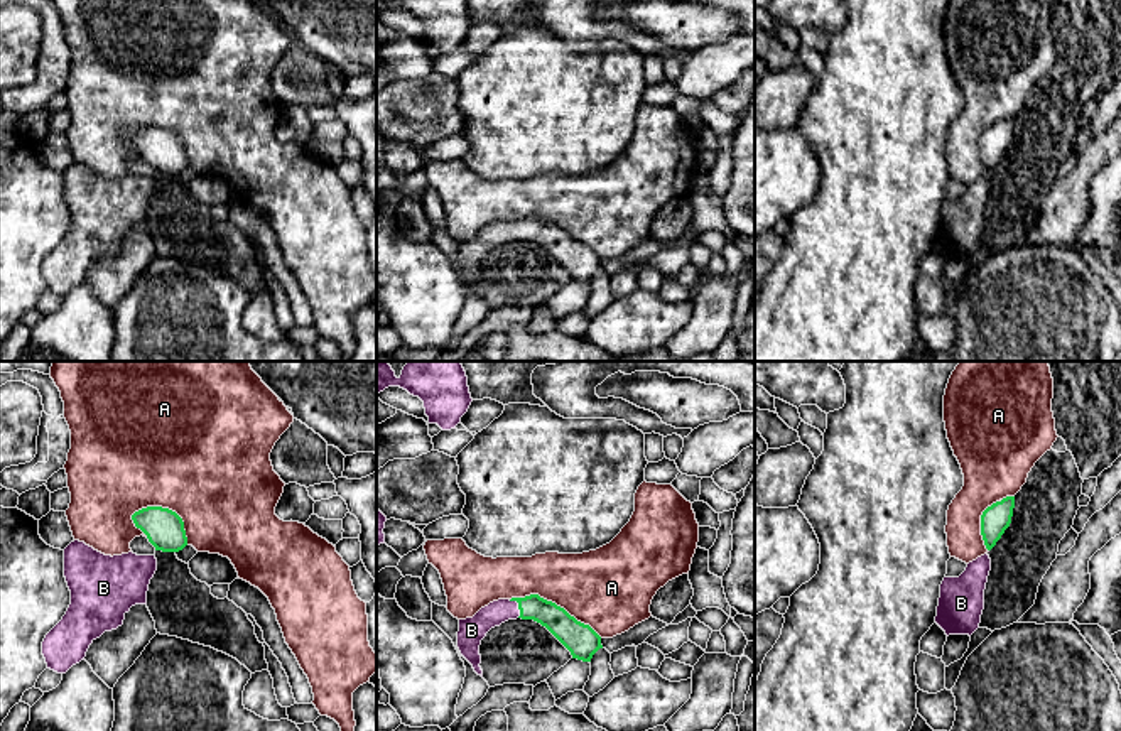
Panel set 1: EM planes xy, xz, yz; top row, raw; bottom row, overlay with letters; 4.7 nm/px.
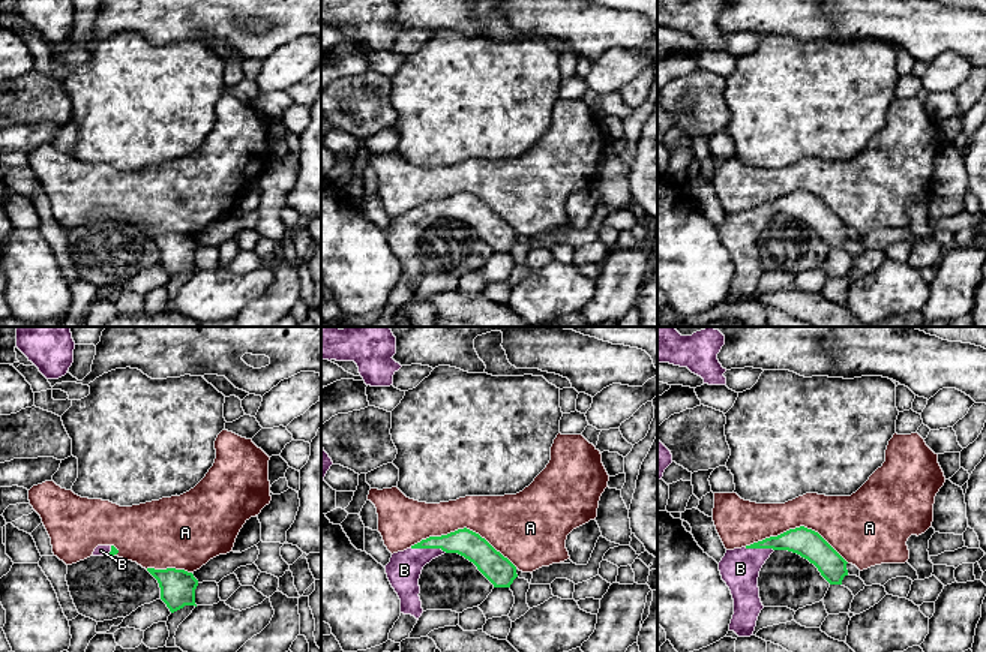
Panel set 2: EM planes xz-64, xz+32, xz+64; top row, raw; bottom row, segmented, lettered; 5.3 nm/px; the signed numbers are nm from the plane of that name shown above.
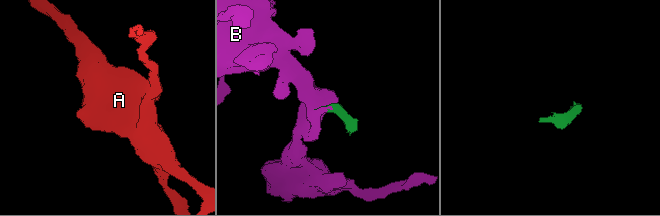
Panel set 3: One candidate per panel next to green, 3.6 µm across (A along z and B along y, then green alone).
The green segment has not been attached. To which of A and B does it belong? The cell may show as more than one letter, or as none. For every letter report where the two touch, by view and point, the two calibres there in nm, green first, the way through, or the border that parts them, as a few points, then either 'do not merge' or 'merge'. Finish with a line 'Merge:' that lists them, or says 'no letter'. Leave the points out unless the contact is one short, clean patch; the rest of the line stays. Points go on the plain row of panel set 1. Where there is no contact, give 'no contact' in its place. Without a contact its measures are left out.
A: meets green in xy at (167, 130); 190 nm thick on the green side, 500 nm on the other; do not merge
B: meets green in xz at (519, 228); 140 nm thick on the green side, 120 nm on the other; runs through xz (566, 250), (537, 230), (519, 228), (497, 233), (473, 252); merge
Merge: B

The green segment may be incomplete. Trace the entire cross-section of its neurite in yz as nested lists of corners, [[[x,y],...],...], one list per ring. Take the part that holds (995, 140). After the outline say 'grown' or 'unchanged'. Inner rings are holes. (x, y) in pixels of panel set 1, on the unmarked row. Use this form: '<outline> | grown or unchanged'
[[[1015,118],[988,128],[981,137],[981,157],[988,172],[991,172],[1011,145]]] | unchanged

